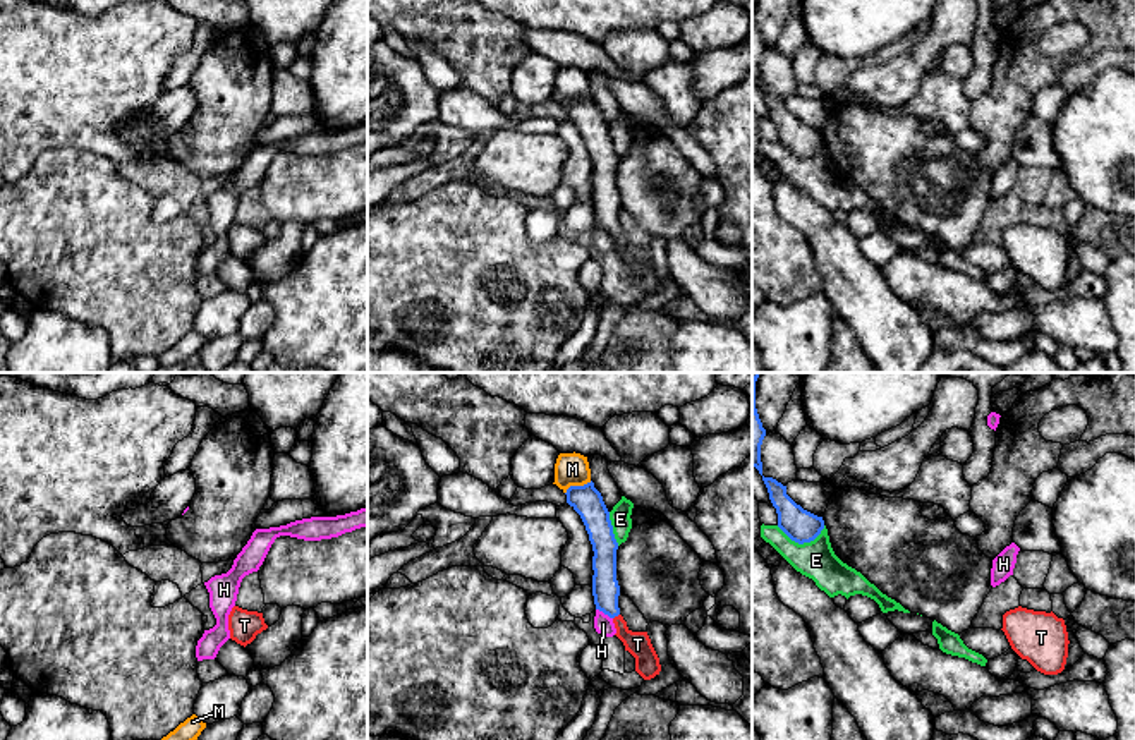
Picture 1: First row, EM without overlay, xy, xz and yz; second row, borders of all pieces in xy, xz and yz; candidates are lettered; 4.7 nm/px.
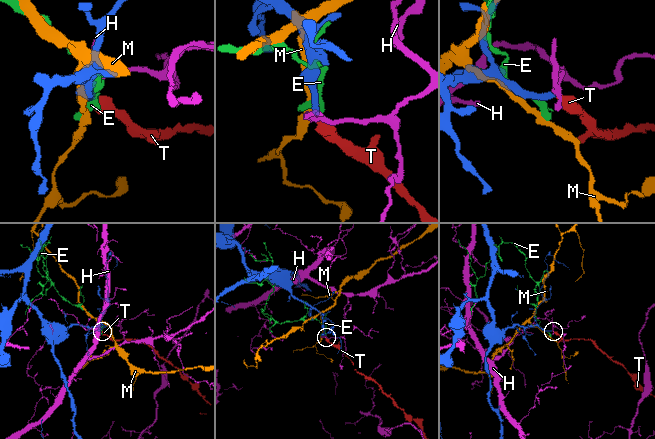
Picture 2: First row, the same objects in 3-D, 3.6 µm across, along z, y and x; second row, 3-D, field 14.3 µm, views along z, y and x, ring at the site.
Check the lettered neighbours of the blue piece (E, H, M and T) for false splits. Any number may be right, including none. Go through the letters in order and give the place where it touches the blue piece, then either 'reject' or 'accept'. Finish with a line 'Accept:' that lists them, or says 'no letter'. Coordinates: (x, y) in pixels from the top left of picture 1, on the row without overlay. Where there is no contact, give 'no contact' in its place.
E: yz (801, 158) | reject
H: xz (605, 229) | reject
M: xz (577, 102) | reject
T: xz (615, 230) | accept
Accept: T

